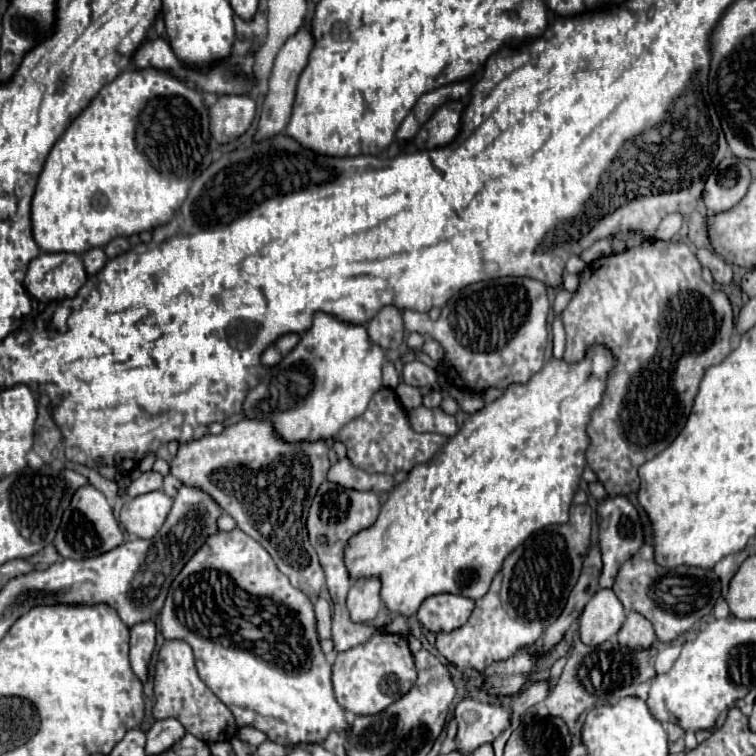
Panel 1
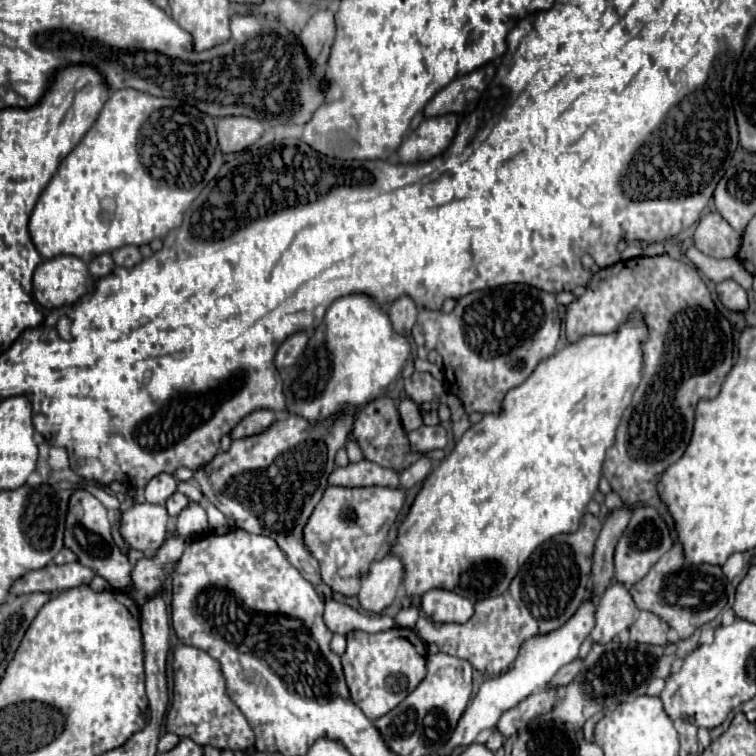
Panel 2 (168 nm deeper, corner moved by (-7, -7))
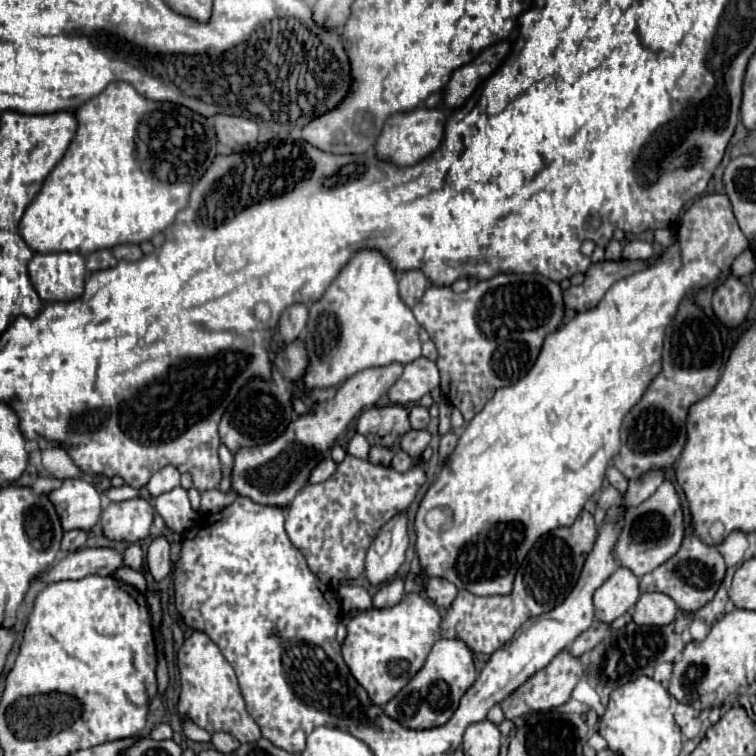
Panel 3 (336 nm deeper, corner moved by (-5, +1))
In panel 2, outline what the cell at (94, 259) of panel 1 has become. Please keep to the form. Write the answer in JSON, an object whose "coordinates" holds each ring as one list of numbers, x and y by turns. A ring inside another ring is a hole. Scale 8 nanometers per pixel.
{"coordinates":[[100,254,100,256,96,256,96,258,88,264,88,272,90,272,94,278,108,276,112,270,114,270,114,260,112,260,110,254]]}

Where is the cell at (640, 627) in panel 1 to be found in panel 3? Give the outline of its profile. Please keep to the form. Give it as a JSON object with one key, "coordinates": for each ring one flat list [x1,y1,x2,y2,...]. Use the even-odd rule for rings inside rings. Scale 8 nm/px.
{"coordinates":[[642,594,634,606,632,620,638,626,662,626,676,618,676,604,666,594]]}

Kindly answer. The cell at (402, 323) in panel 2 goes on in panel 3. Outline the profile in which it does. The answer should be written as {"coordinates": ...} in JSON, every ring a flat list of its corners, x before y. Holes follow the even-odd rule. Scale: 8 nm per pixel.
{"coordinates":[[408,270,408,272,400,274,398,288,400,288,400,296,408,308,414,308,414,304,418,304,426,286,428,286,428,280,420,270]]}

